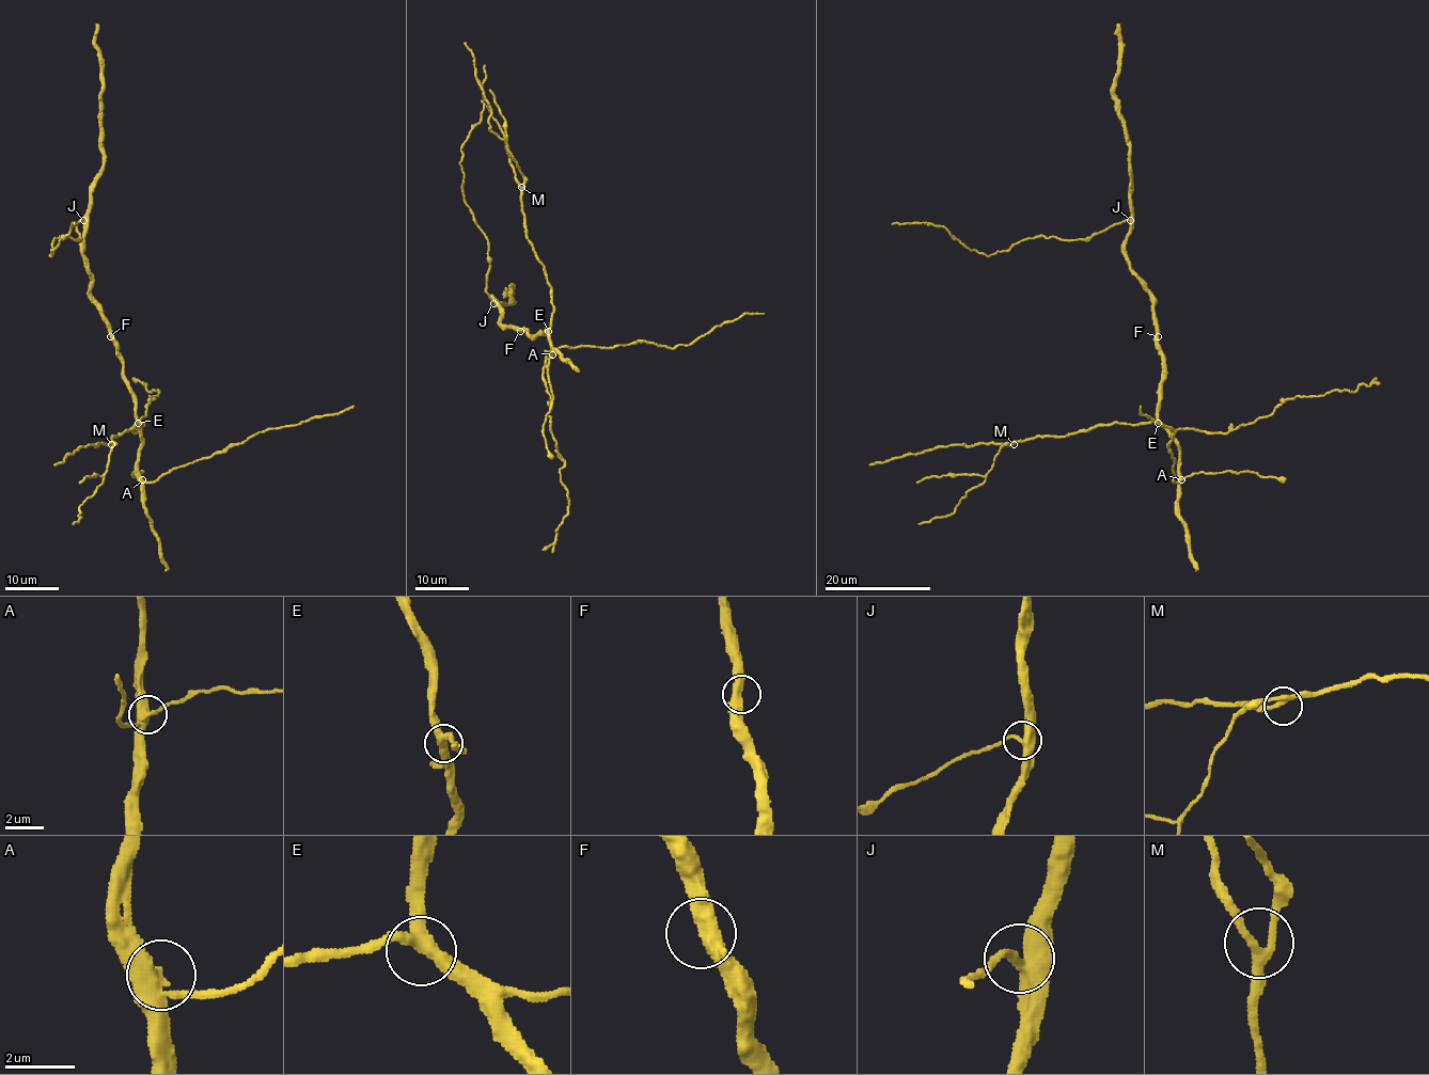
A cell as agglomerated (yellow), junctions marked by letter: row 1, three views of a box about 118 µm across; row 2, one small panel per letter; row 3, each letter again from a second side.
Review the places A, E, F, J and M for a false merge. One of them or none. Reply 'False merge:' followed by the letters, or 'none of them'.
False merge: A

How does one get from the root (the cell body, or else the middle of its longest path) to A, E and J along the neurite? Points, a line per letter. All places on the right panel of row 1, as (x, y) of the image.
A: (1157, 336), (1163, 364), (1158, 420), (1178, 445), (1180, 479)
E: (1157, 336), (1163, 364), (1158, 423)
J: (1157, 336), (1153, 301), (1146, 283), (1131, 268), (1125, 250), (1130, 220)

